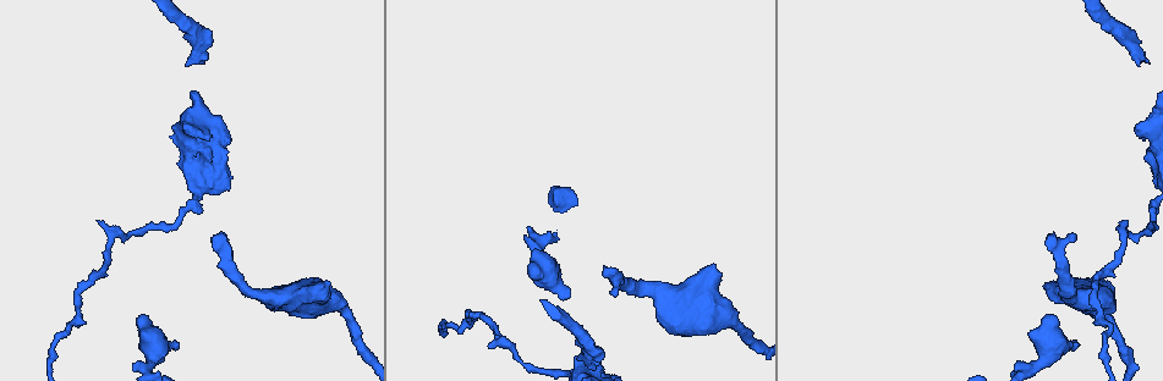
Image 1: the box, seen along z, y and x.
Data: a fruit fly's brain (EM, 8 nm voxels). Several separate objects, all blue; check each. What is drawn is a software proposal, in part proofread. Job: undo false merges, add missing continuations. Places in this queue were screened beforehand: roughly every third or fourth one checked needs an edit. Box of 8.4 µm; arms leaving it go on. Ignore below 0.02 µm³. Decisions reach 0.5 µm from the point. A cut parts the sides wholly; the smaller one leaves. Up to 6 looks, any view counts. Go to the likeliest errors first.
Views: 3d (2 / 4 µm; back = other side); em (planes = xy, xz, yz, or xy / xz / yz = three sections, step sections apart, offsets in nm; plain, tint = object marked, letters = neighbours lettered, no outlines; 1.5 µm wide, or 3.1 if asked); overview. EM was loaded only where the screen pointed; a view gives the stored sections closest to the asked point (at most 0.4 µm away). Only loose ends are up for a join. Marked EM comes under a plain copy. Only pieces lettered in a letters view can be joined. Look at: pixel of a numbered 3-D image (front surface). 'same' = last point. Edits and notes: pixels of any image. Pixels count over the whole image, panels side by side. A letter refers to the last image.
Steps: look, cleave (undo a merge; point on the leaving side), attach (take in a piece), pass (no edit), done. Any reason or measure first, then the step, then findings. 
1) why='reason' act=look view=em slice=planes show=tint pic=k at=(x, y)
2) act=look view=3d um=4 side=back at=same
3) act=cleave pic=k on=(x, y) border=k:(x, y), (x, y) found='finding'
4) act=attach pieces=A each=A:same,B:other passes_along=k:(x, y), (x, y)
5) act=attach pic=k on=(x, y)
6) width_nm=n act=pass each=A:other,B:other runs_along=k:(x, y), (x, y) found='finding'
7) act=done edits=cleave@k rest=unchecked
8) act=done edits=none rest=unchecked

why='free end' act=look view=em slice=planes show=tint pic=1 at=(715, 265)

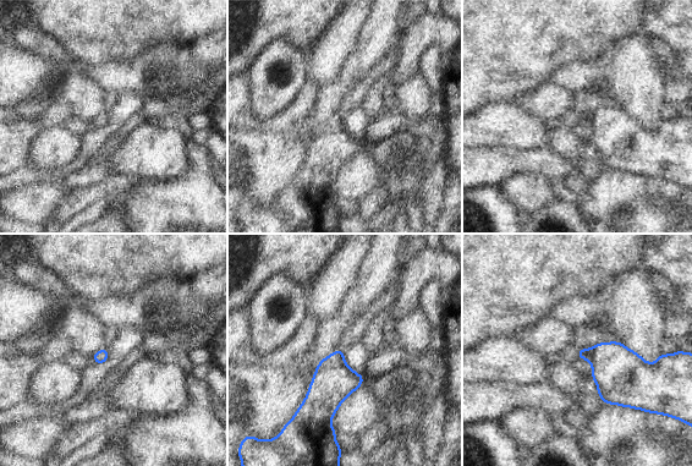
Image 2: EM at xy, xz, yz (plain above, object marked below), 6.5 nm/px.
why='see the neighbours' act=look view=em slice=planes show=letters at=same

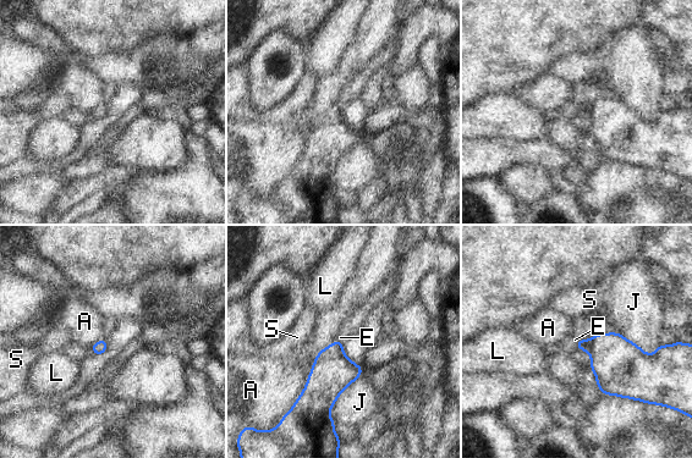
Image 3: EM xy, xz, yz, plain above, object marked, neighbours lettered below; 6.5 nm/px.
act=attach pieces=E each=A:other,E:same,J:other,L:other,S:other passes_along=3:(611, 354), (576, 345), (572, 340) found='it goes on there'

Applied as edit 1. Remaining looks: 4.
why='see it whole again' act=look view=overview

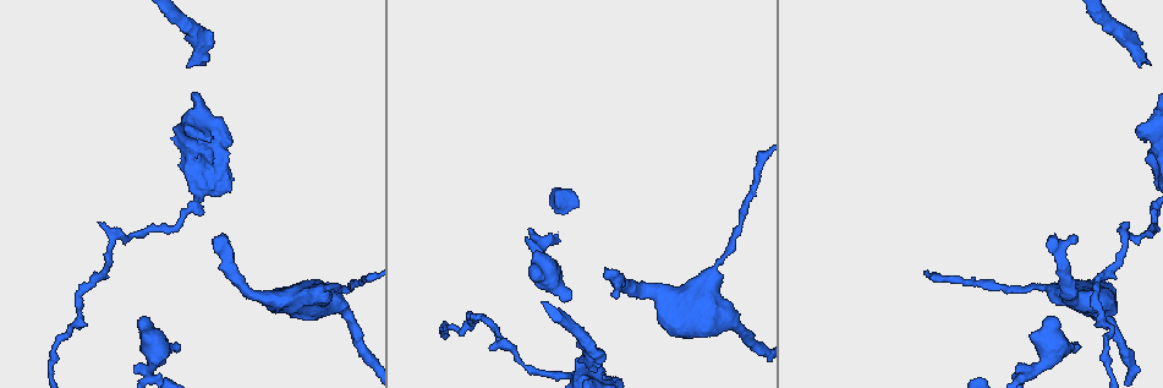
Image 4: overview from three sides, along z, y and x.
act=look view=em slice=yz step=8 show=letters pic=4 at=(1137, 126)

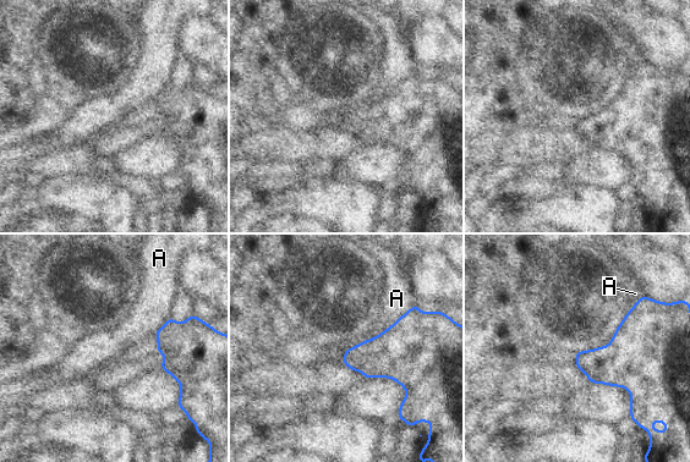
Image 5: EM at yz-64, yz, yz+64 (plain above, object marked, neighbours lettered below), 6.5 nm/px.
act=look view=em slice=planes show=letters at=same

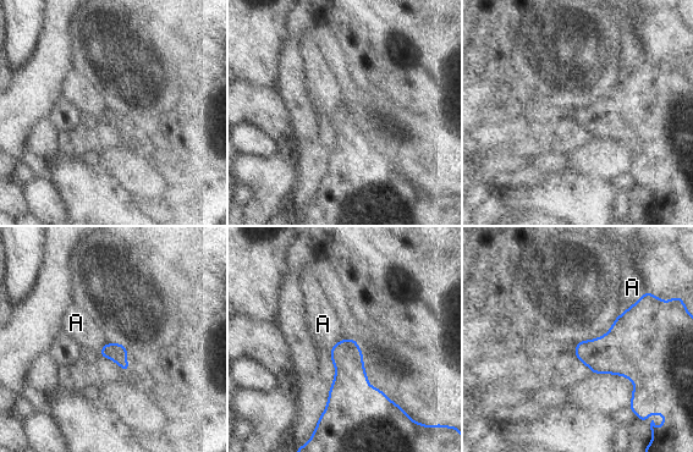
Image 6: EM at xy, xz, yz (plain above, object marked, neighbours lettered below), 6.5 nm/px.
act=pass each=A:other border=6:(645, 291), (612, 321) found='none of them fits'

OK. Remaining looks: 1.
act=done edits=attach@3 rest=unchecked

